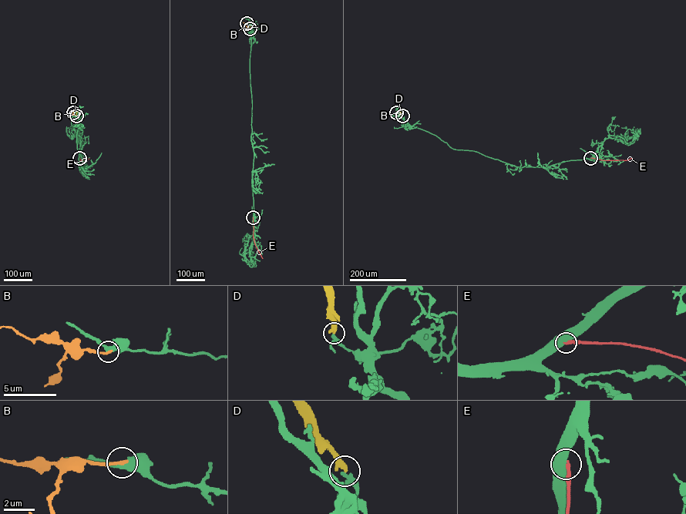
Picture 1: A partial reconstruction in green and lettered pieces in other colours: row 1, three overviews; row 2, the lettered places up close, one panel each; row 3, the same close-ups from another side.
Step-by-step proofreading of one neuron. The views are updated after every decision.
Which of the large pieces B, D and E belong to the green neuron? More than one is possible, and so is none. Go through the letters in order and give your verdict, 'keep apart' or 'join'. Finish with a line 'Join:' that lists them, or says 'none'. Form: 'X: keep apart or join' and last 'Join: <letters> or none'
B: keep apart
D: keep apart
E: keep apart
Join: none

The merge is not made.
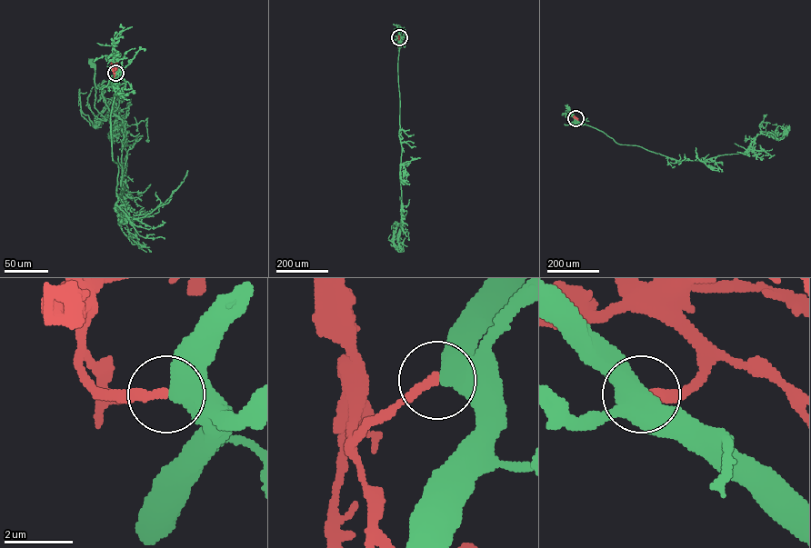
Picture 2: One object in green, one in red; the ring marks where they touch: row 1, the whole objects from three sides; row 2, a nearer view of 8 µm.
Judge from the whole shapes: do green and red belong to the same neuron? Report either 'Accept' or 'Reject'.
Accept

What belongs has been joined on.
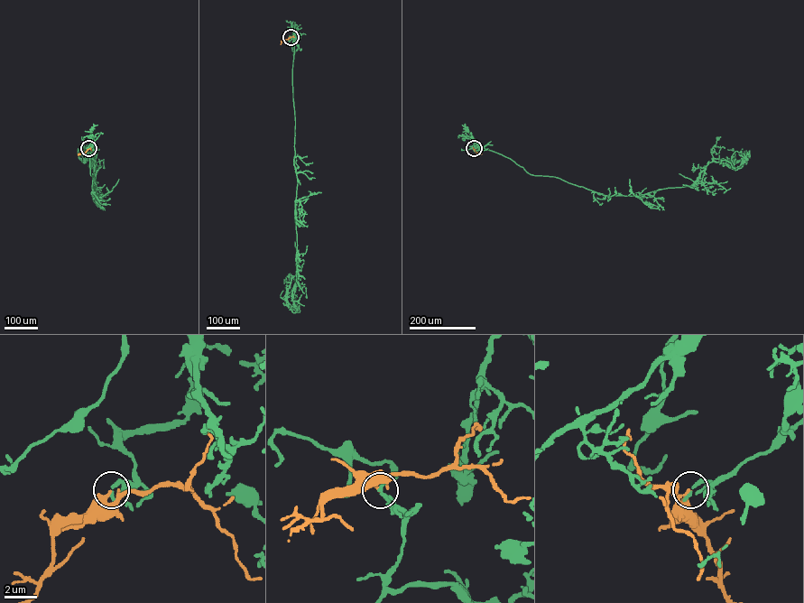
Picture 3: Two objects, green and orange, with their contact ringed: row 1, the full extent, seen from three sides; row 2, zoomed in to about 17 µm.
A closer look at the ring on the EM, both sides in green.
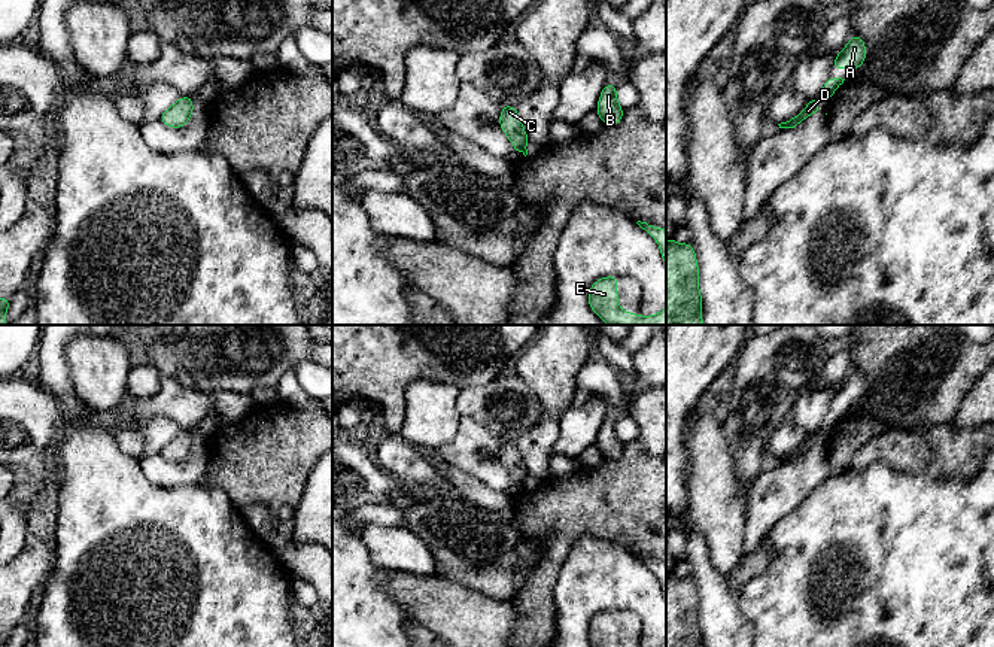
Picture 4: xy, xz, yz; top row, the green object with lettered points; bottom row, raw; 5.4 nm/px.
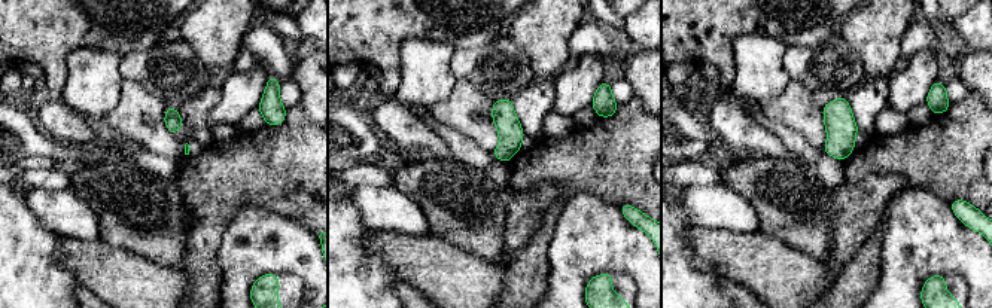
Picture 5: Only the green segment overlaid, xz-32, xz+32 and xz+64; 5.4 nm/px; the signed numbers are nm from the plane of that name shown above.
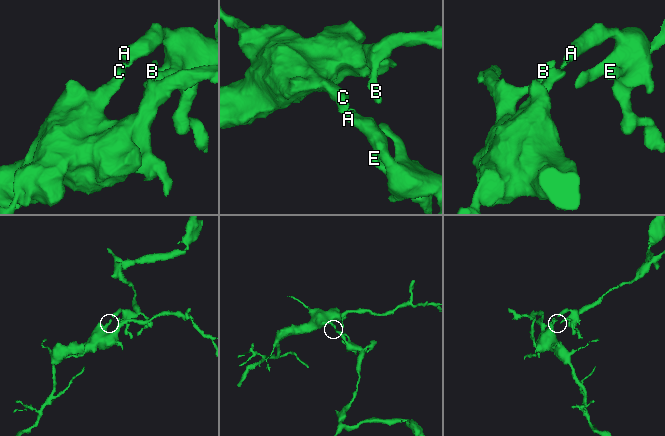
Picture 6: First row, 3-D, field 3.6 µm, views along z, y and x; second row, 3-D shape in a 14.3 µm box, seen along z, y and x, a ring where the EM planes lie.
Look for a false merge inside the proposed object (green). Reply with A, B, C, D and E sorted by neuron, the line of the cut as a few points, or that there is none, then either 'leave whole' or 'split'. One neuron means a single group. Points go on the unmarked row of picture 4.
A E / B C D | xz (525, 477), (522, 485) | split

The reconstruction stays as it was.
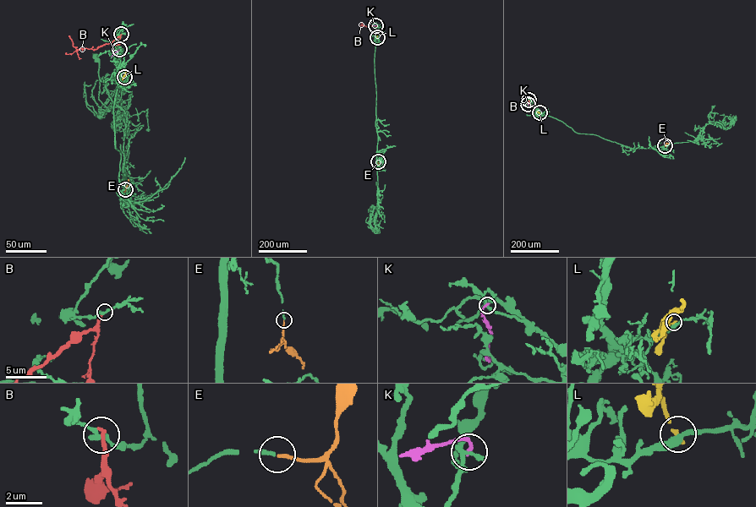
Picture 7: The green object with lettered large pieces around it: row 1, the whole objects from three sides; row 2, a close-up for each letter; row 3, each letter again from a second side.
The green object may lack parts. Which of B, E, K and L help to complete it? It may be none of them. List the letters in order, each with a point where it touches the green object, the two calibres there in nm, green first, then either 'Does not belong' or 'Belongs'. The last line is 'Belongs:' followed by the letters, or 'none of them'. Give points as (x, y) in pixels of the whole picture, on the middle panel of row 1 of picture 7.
B: Touches green at (376, 26). Thickness 280 nm (green) against 220 nm. Does not belong
E: Touches green at (378, 161). Thickness 190 nm (green) against 150 nm. Belongs
K: Touches green at (375, 25). Thickness 280 nm (green) against 240 nm. Does not belong
L: Touches green at (377, 37). Thickness 340 nm (green) against 200 nm. Does not belong
Belongs: E

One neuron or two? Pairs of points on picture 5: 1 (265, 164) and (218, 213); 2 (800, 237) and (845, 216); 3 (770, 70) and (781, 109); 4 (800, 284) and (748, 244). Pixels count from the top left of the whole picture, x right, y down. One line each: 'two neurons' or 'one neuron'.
1: one neuron
2: two neurons
3: two neurons
4: one neuron

